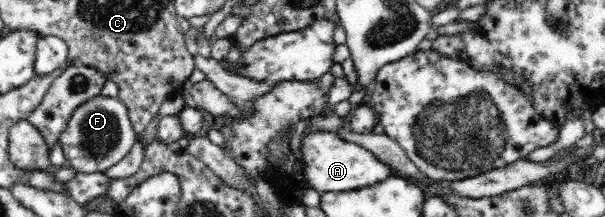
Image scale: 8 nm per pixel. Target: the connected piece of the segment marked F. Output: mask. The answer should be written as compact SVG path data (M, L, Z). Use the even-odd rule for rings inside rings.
M99 93L73 112L67 127L59 138L66 165L77 173L105 173L129 154L136 142L135 130L130 120L127 106L117 97Z

